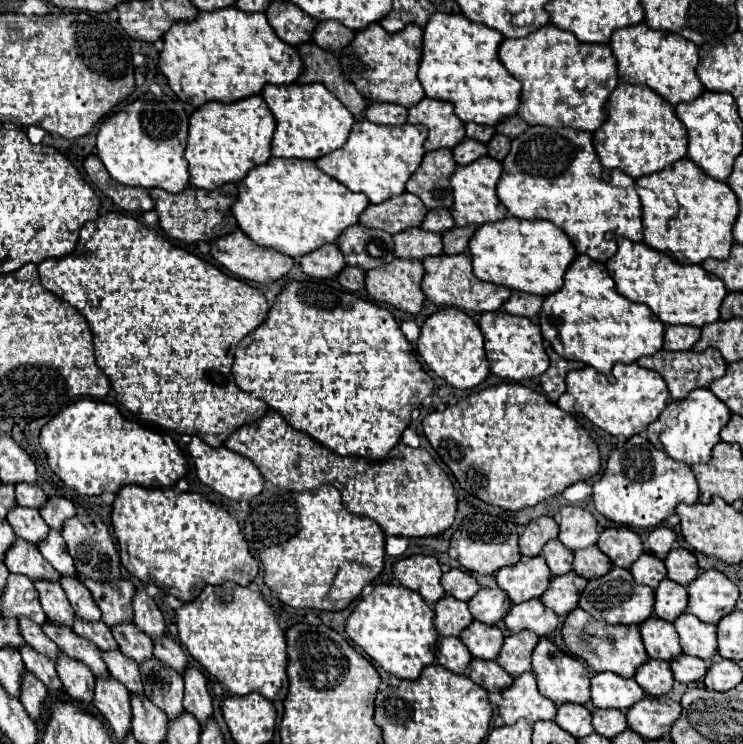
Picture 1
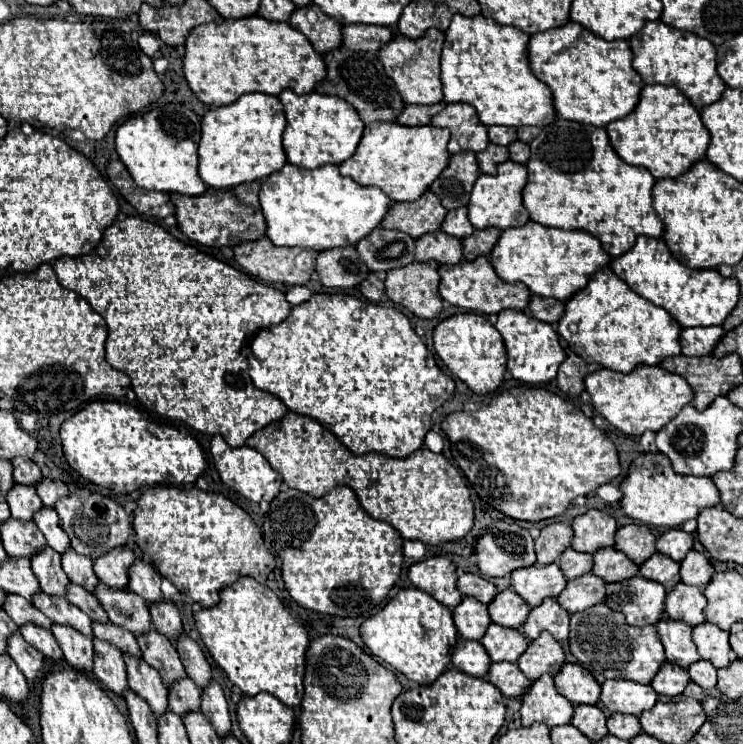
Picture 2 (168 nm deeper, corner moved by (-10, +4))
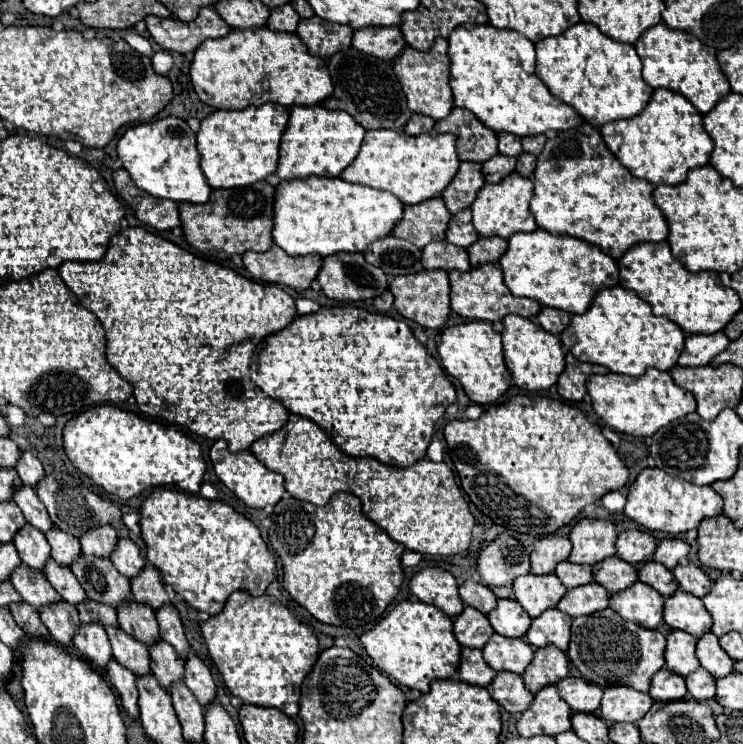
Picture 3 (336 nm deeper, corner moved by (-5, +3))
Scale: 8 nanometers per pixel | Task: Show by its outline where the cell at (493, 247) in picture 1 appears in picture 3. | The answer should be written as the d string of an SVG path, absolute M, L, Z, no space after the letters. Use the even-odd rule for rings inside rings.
M537 228L533 234L513 234L507 242L509 250L505 250L499 262L507 288L517 296L533 298L543 306L583 314L597 290L619 284L617 262L599 250L599 246L591 246L585 240L549 234L547 230Z

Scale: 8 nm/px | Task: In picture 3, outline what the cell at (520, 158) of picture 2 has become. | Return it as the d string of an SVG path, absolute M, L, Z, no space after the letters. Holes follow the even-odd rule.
M523 152L523 156L517 158L517 168L515 168L515 170L517 170L521 176L529 178L529 176L533 174L535 160L537 160L537 156L533 156L533 154L529 154L529 152Z

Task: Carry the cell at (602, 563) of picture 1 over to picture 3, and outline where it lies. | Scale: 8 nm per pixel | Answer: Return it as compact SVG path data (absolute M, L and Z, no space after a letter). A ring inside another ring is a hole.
M611 556L593 566L593 580L605 586L609 592L619 592L637 582L637 570L633 564Z

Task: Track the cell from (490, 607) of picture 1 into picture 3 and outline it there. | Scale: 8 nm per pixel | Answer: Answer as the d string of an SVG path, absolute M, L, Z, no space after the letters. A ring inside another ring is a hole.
M501 598L497 606L487 614L491 626L501 636L509 638L521 638L531 626L531 618L525 614L525 610L511 598Z

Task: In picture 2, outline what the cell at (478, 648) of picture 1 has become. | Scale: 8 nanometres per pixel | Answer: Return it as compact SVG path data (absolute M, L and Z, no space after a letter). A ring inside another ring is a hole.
M490 623L486 635L482 637L480 643L486 647L486 651L494 663L500 663L500 661L516 663L528 647L528 639L524 635L520 635L516 629L504 629L496 623Z

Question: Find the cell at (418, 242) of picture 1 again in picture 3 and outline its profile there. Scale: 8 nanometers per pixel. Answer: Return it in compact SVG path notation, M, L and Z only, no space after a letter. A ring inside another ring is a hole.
M445 240L431 242L421 250L421 262L423 268L427 270L461 270L467 272L469 266L469 256L467 250L461 250Z

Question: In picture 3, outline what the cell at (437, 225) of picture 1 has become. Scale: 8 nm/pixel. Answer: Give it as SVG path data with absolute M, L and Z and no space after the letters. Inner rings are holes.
M461 210L461 212L451 216L451 222L449 222L449 228L445 234L447 242L461 246L461 248L467 248L477 238L479 238L479 234L475 232L475 228L471 224L471 210Z

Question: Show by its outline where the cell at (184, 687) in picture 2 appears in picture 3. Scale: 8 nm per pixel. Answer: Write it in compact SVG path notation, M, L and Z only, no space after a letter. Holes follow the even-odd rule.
M159 640L151 650L151 670L161 688L171 690L171 686L185 678L185 662L177 658L177 652L167 642Z

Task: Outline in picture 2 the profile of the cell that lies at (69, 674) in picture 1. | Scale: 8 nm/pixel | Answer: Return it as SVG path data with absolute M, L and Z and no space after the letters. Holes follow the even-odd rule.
M54 623L50 631L54 633L56 641L60 643L66 663L78 671L90 673L92 671L92 657L94 657L92 637L88 637L68 625L58 625L58 623Z

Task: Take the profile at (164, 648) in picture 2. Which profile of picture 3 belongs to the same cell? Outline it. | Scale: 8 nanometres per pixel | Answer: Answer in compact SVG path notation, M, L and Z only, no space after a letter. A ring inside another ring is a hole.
M139 602L121 604L117 608L117 616L119 616L119 628L125 634L143 642L147 648L159 642L161 636L159 636L157 618L149 606L139 604Z

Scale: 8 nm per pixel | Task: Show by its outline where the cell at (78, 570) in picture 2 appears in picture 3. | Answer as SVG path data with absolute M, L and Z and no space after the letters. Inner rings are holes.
M59 528L49 530L45 536L47 536L47 542L51 544L51 558L61 566L71 568L71 564L77 562L79 554L81 554L79 540L61 532Z

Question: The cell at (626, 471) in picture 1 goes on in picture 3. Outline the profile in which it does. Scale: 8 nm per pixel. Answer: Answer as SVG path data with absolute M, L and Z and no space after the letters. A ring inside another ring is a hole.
M645 468L639 472L635 482L629 486L625 504L625 514L633 522L649 530L661 530L673 536L697 528L703 518L719 516L721 512L723 512L723 500L711 486L697 486L681 478L673 478L659 468Z

